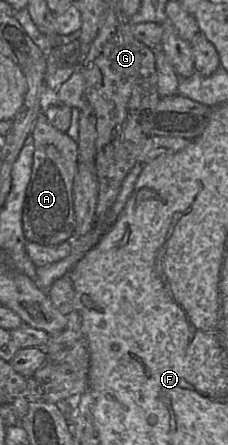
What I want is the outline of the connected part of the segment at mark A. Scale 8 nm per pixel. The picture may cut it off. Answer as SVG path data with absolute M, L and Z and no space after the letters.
M43 109L31 134L34 139L34 154L23 204L23 232L29 242L58 245L70 239L75 229L73 181L78 168L78 146L66 132L60 132L50 124Z

